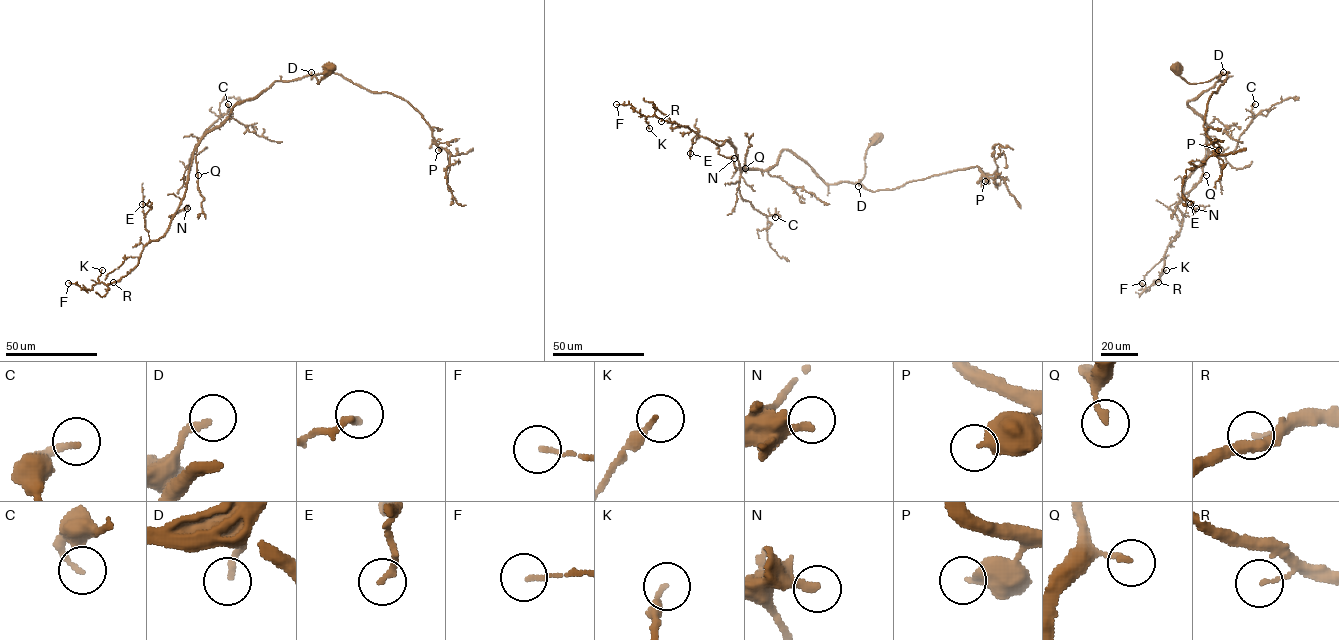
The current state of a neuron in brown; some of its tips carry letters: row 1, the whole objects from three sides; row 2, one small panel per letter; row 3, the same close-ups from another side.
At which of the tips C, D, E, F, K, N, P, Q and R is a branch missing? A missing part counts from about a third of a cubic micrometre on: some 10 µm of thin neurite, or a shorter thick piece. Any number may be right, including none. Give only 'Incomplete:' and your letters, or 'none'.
Incomplete: none

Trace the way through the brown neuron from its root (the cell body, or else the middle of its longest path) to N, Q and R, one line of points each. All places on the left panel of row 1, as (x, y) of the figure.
N: (328, 69), (318, 83), (313, 75), (276, 81), (237, 103), (193, 152), (184, 196), (171, 217), (187, 208)
Q: (328, 69), (318, 83), (313, 75), (276, 81), (255, 97), (237, 103), (198, 145), (198, 175)
R: (328, 69), (318, 83), (313, 75), (276, 81), (237, 103), (193, 152), (168, 231), (113, 282)

